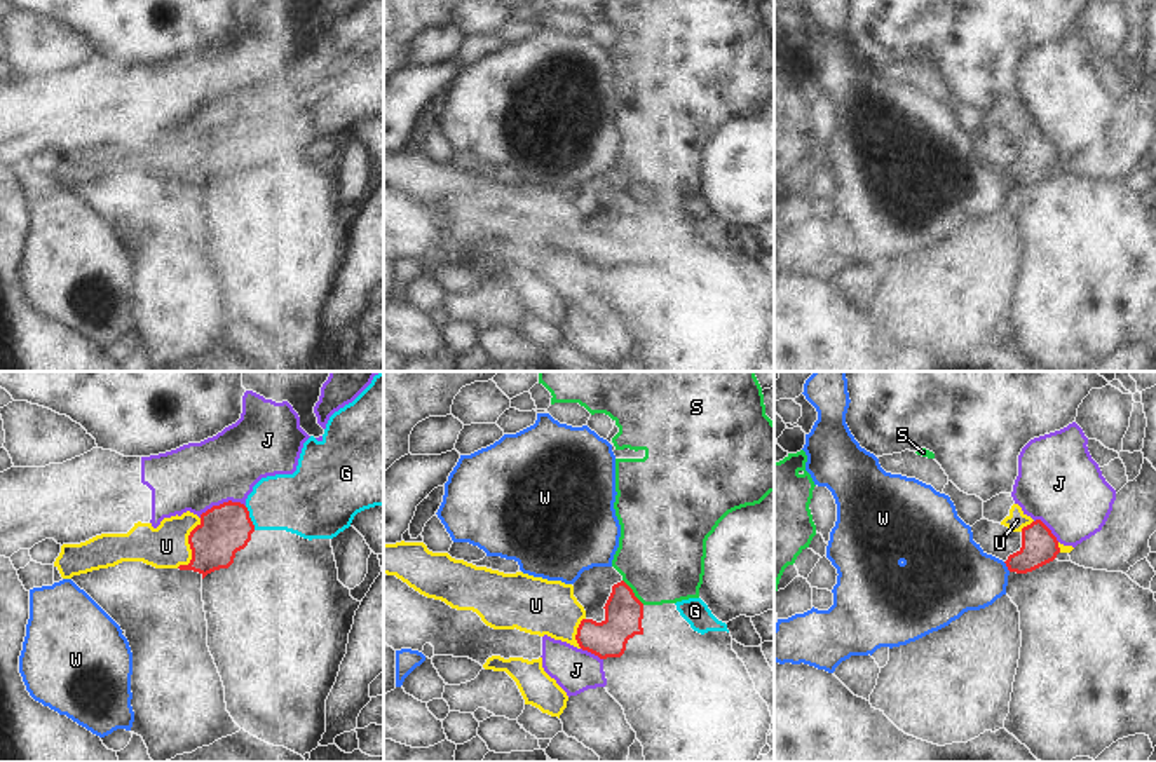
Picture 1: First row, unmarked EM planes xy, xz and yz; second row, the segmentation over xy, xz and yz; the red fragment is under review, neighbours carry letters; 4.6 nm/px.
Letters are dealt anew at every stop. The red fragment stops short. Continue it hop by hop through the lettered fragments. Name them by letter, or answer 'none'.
G, U

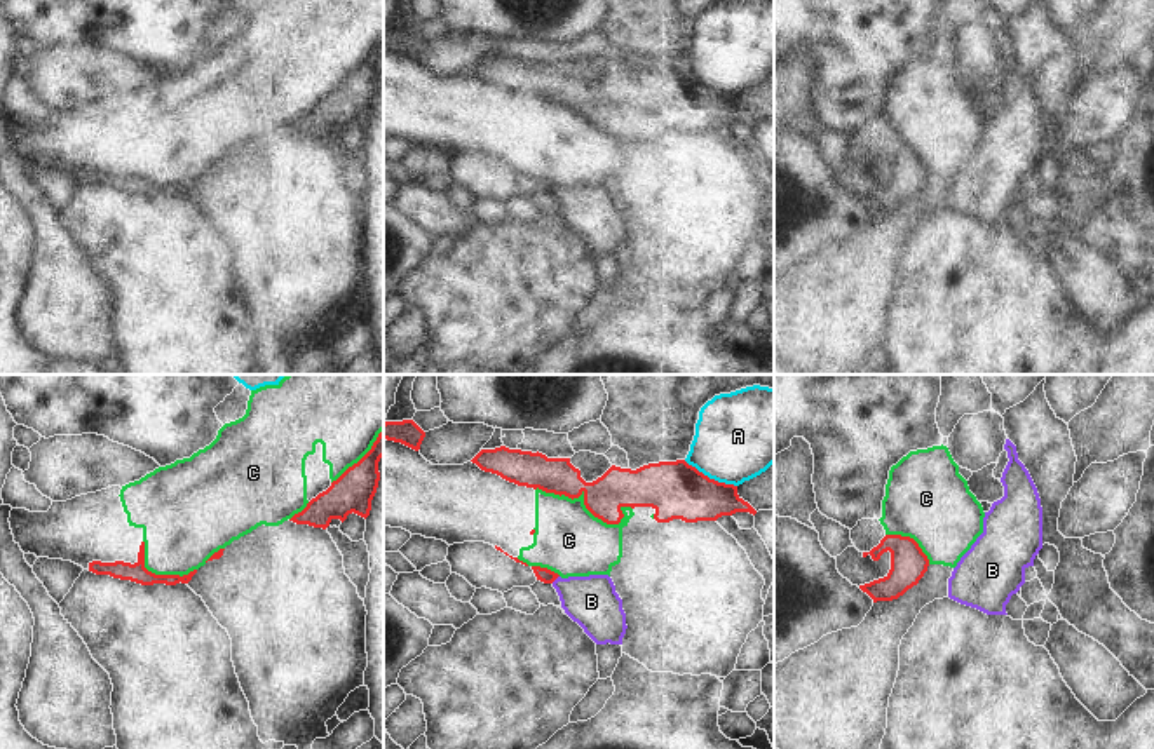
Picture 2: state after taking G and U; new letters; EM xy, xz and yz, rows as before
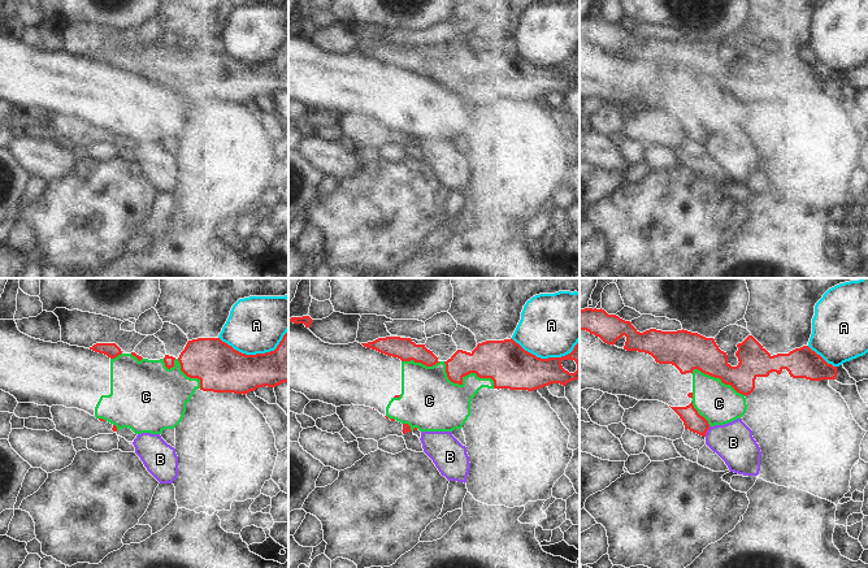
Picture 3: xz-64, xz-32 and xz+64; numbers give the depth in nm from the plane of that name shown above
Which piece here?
none

